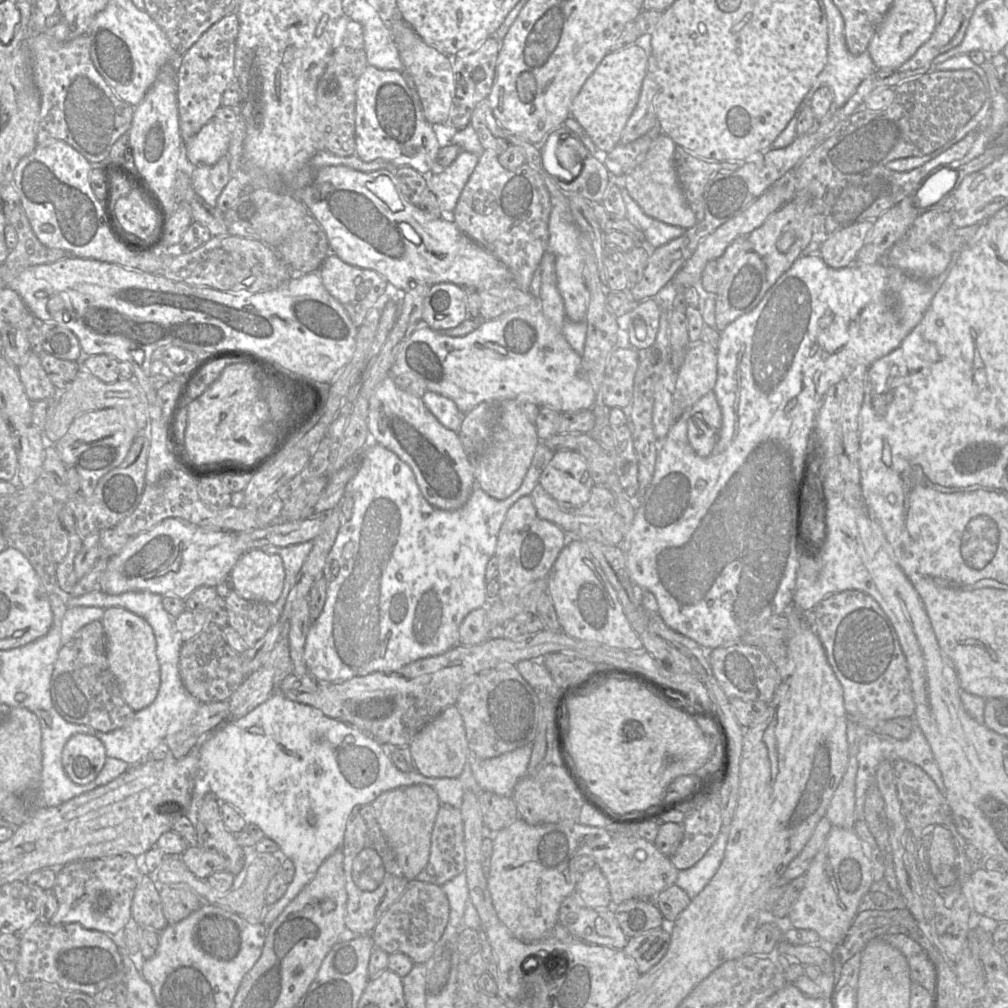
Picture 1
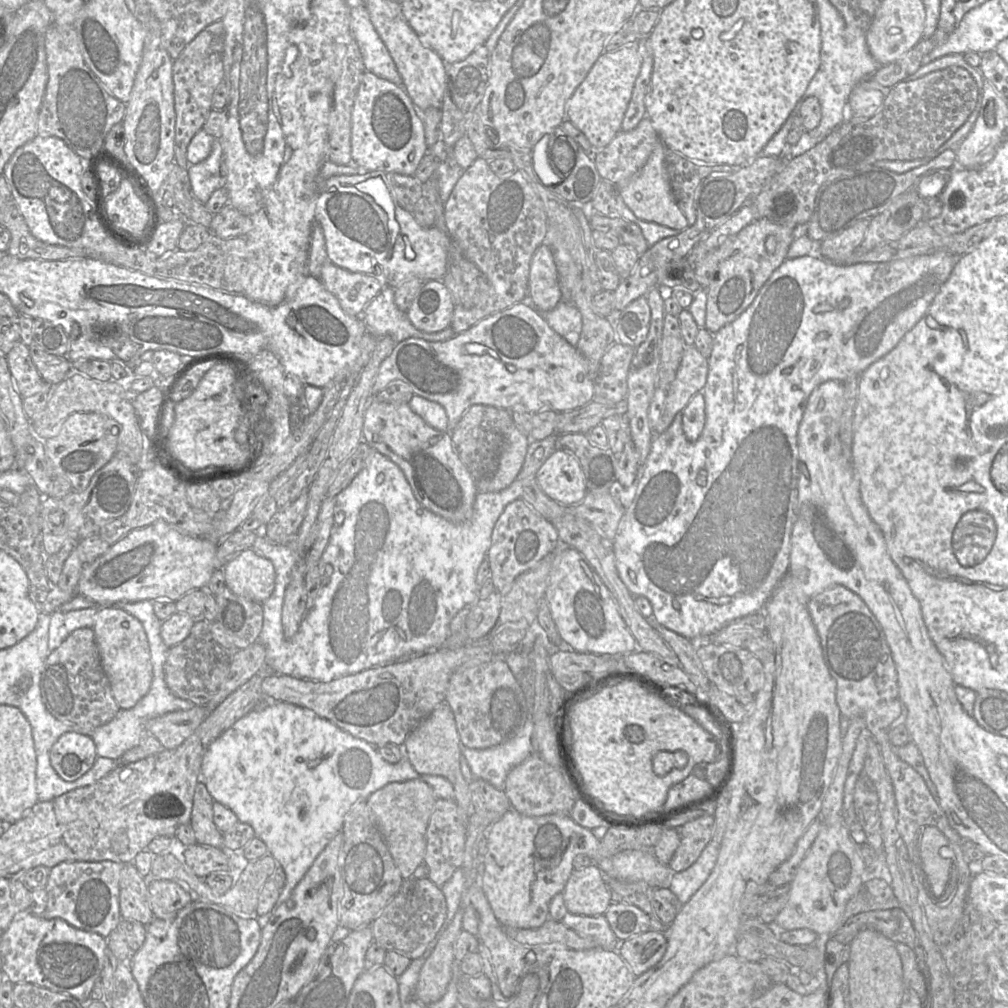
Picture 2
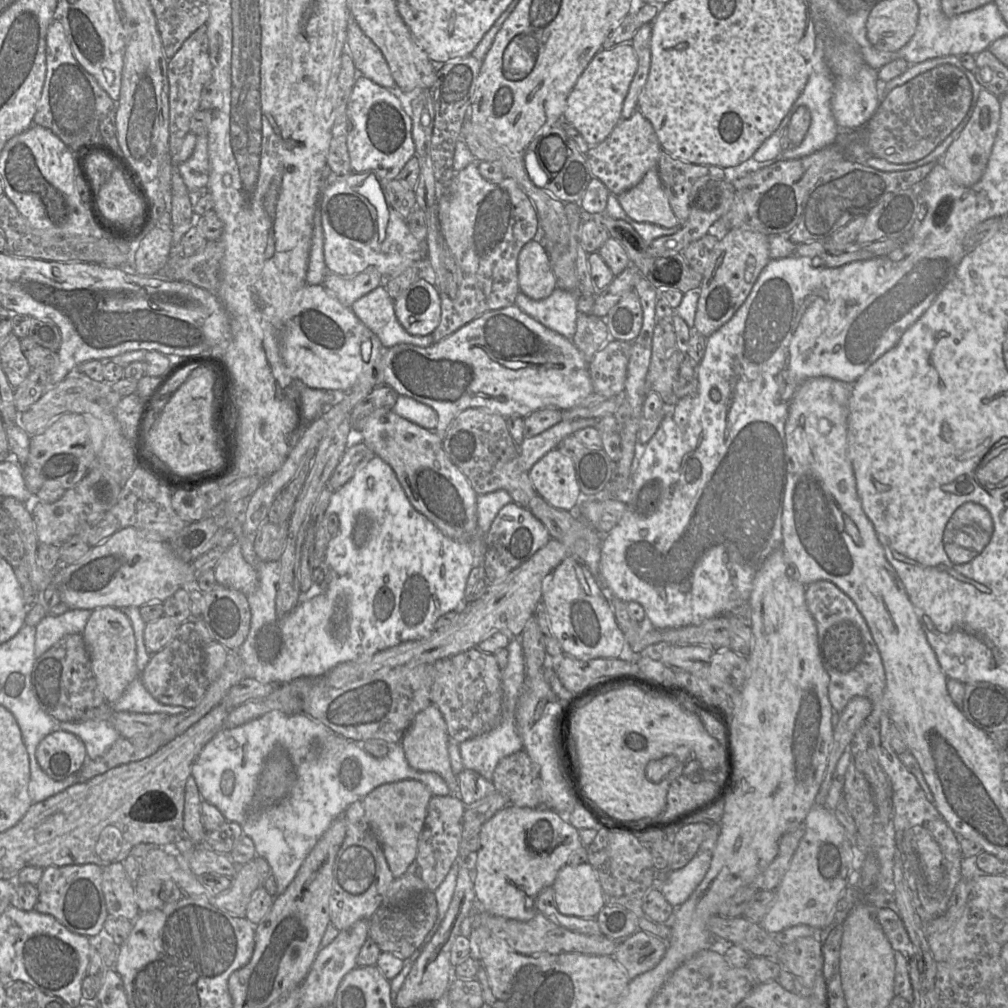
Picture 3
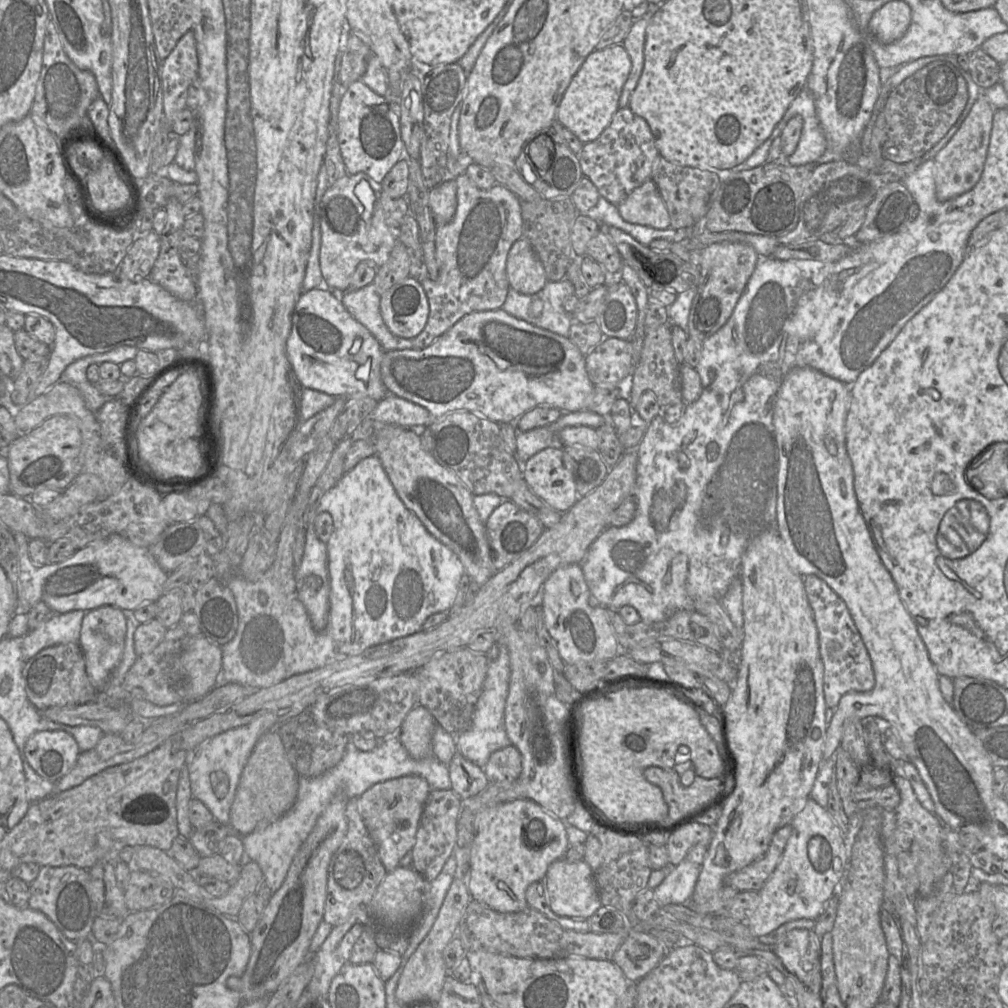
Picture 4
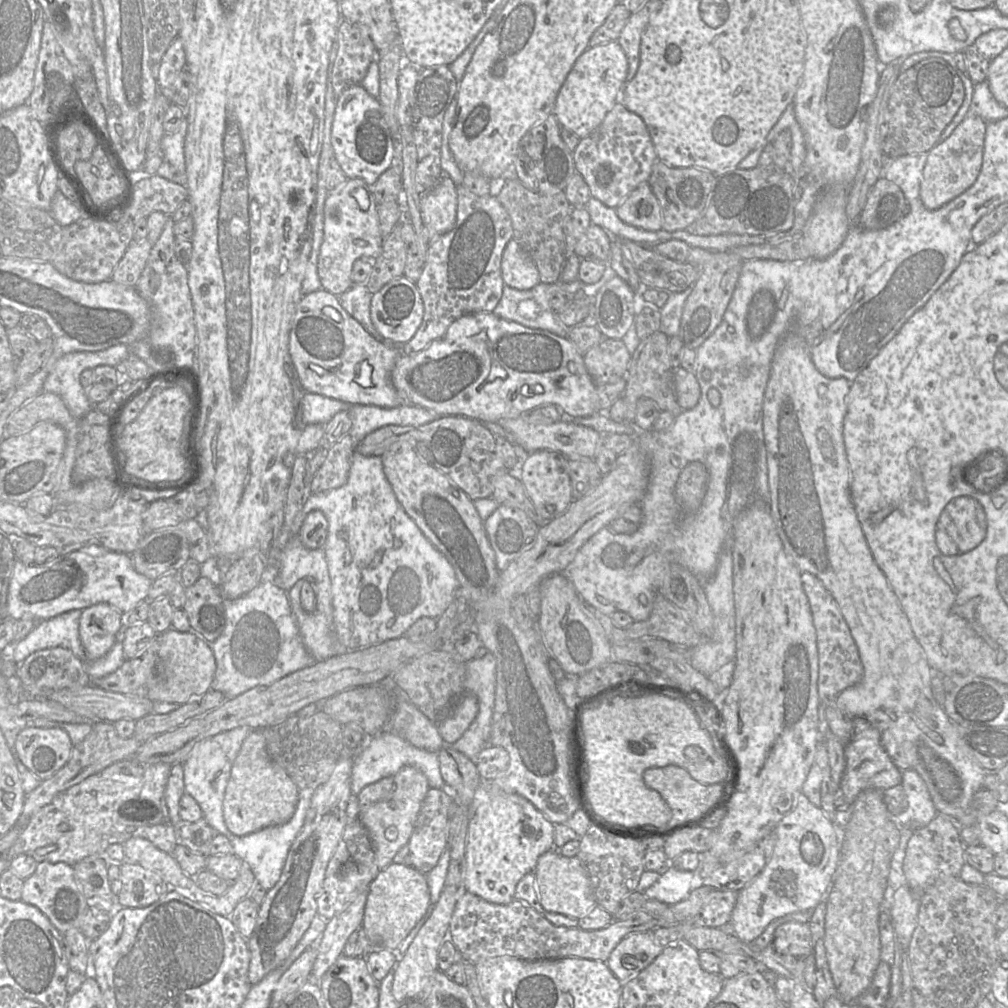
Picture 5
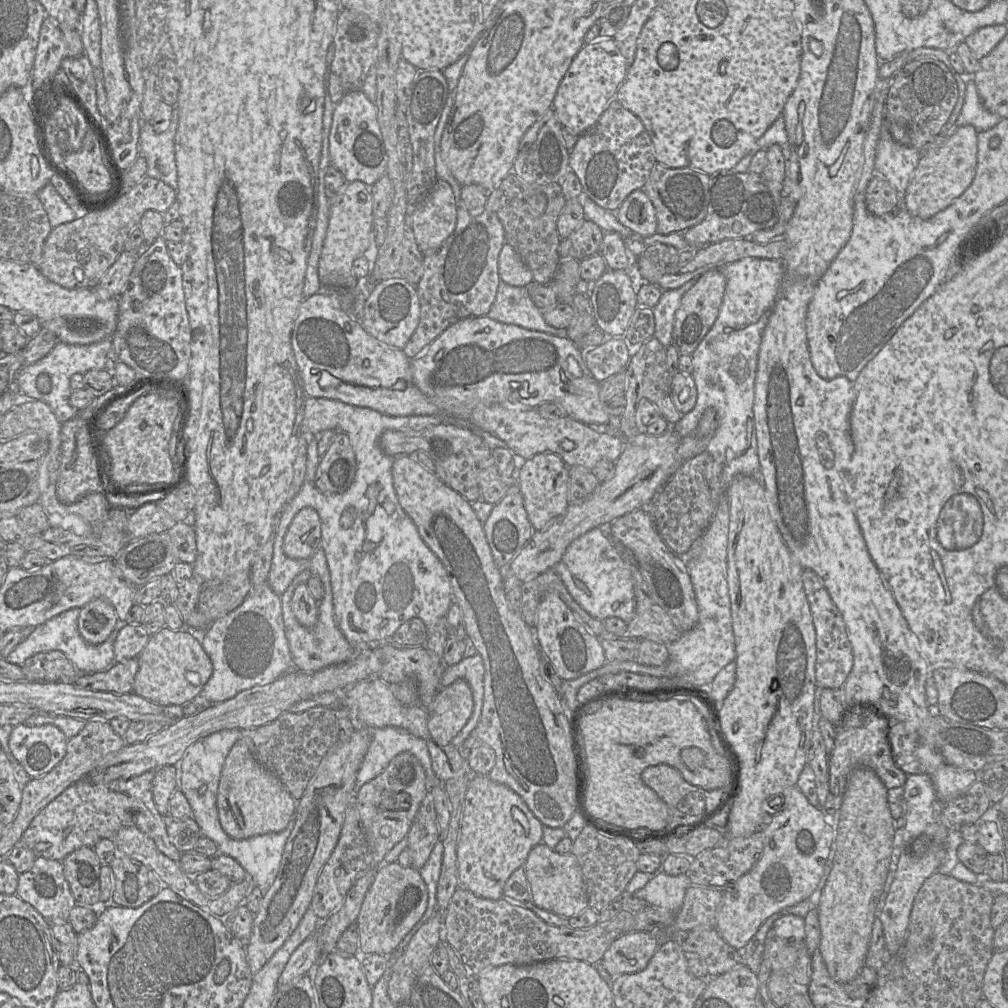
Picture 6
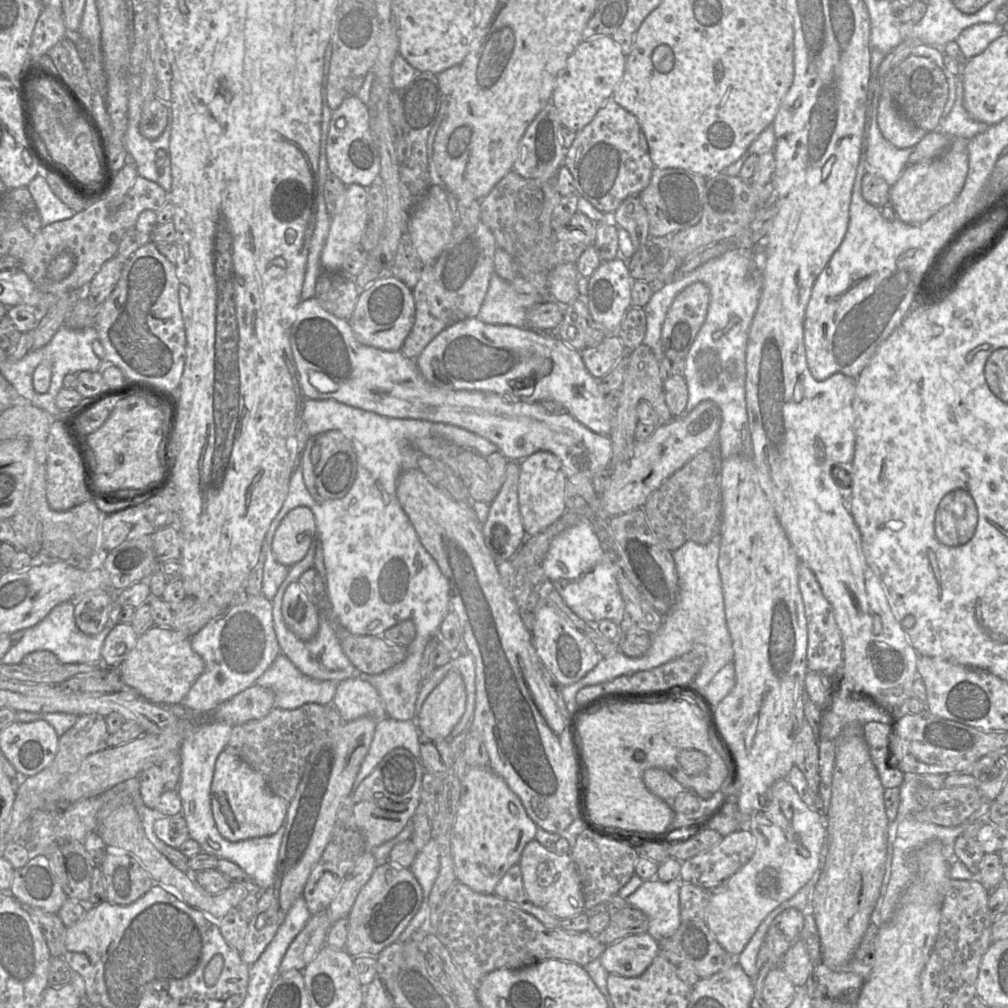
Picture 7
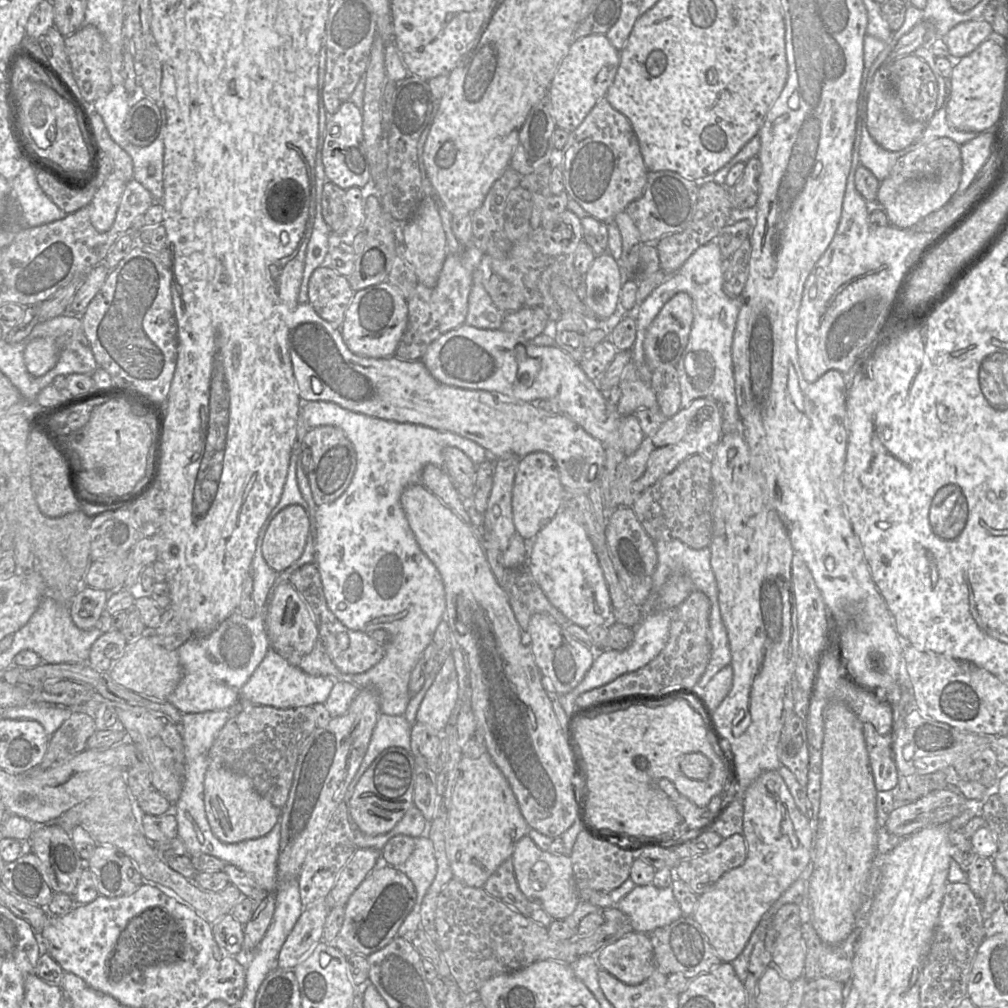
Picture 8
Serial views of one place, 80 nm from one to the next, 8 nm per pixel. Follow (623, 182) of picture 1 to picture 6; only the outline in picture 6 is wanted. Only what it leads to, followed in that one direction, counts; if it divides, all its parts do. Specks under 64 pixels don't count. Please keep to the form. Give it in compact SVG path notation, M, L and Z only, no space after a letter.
M643 189L630 193L614 212L621 224L642 237L657 233L656 211Z

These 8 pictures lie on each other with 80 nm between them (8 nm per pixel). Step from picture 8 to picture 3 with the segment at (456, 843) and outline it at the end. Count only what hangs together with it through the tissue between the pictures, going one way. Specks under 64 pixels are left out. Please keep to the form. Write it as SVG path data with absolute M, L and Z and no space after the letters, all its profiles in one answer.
M507 805L482 827L474 881L477 909L509 919L528 921L537 913L539 893L552 886L570 855L582 847L578 829L549 808Z

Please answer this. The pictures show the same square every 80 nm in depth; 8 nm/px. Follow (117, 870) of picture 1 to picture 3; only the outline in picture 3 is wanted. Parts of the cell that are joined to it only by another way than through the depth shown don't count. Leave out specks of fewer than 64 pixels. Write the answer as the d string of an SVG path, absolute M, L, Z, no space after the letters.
M96 864L47 867L36 887L39 898L34 909L37 912L52 915L76 934L94 937L102 933L109 916L102 890L102 867Z

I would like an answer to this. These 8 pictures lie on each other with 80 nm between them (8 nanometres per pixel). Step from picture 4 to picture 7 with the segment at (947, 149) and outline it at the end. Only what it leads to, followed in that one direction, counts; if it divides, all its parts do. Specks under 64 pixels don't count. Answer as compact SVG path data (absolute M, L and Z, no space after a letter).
M954 138L949 150L941 157L908 165L898 181L890 187L890 202L896 216L908 224L921 224L952 202L961 192L968 173L968 139Z

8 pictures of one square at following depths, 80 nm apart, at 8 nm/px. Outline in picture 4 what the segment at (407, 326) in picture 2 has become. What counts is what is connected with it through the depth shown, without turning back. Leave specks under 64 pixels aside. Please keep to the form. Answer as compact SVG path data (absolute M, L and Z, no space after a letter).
M373 284L340 295L346 310L376 338L384 351L413 348L412 339L397 337L385 325L380 312L380 296Z

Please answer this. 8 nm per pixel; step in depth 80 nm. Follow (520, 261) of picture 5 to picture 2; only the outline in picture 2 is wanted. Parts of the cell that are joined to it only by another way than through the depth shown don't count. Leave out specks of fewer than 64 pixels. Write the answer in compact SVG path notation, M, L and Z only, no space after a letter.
M541 244L535 251L528 280L528 298L540 313L548 312L562 300L558 273L553 254Z

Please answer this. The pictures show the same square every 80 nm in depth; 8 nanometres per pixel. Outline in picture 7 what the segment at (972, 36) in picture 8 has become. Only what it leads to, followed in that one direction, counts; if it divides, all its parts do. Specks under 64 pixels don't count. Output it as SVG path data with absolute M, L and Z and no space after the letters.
M981 23L964 29L955 42L967 59L981 54L990 43L1005 34L1003 25Z

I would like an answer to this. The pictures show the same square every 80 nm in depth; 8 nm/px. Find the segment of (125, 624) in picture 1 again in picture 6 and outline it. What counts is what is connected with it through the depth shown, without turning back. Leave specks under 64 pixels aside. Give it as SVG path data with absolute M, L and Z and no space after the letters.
M94 599L80 608L78 630L86 642L97 645L108 638L117 620L115 609L110 602Z

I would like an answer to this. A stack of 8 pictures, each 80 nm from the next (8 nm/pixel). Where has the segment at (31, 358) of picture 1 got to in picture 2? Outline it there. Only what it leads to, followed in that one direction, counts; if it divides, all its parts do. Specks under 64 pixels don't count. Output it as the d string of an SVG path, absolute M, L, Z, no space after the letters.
M20 340L5 356L18 392L23 397L33 394L32 389L44 380L31 359L28 345Z

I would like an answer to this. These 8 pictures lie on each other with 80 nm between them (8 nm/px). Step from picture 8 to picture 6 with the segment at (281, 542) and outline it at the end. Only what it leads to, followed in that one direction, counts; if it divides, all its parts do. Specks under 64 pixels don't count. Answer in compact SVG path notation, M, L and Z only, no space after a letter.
M313 508L301 509L293 518L284 538L284 553L293 559L311 557L322 541L321 521Z

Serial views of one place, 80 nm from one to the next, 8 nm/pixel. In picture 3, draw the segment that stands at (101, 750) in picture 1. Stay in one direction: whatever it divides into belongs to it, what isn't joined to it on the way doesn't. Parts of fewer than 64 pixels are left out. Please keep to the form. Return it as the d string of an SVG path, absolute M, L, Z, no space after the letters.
M58 730L48 734L36 749L42 770L54 780L77 774L88 760L86 747L76 735Z

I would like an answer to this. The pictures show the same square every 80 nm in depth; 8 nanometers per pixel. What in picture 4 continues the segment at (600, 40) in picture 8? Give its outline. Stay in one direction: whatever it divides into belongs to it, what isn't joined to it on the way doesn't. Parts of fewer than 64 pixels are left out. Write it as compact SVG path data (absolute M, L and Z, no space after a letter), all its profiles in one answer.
M623 44L592 51L572 78L557 111L557 120L582 143L597 139L619 109L619 99L631 71L631 59Z

